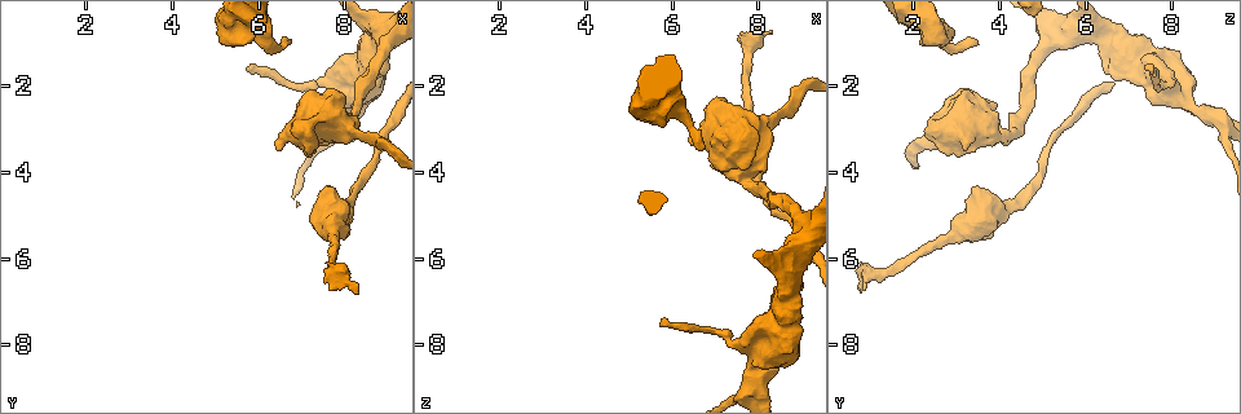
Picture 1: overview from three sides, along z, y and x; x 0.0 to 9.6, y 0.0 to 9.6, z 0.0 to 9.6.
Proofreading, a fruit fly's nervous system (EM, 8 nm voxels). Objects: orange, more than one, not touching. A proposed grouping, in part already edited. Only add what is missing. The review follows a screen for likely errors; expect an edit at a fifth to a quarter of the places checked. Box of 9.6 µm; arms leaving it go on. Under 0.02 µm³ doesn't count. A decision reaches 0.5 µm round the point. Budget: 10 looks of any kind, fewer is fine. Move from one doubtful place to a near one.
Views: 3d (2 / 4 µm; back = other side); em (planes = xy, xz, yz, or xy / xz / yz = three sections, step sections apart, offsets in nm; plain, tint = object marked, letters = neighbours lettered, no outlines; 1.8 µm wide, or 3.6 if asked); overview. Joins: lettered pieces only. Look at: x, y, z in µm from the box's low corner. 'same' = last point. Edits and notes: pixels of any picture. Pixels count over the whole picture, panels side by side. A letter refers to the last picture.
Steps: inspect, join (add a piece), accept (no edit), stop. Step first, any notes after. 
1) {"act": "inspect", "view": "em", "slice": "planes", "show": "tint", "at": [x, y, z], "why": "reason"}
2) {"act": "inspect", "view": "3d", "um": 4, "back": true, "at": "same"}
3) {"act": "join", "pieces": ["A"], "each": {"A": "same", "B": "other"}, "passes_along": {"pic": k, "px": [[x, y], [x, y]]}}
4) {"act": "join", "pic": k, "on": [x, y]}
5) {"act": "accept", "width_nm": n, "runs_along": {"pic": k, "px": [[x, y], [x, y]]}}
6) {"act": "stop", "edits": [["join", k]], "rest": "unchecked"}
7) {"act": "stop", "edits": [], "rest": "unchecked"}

{"act": "inspect", "view": "em", "slice": "planes", "show": "letters", "at": [8.35, 2.70, 8.70], "why": "free end"}

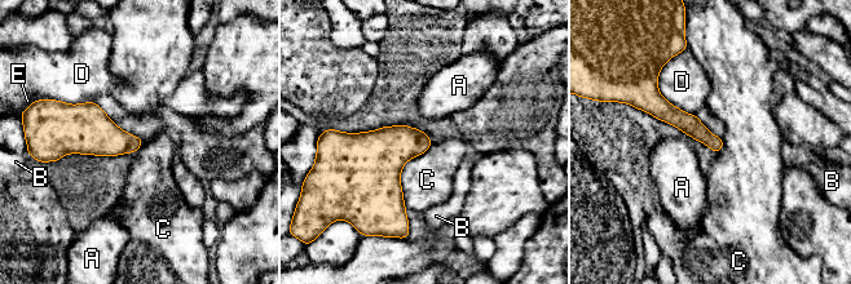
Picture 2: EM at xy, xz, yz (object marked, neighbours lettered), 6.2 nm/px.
{"act": "accept", "longest_contact_nm": ["C", 440], "each": {"A": "other", "B": "other", "C": "other", "D": "other", "E": "other"}, "border": {"pic": 2, "px": [[432, 142], [401, 169], [405, 208]]}, "found": "no lettered piece goes on from it"}

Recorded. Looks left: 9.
{"act": "inspect", "view": "3d", "um": 2, "at": [6.70, 1.00, 3.45]}

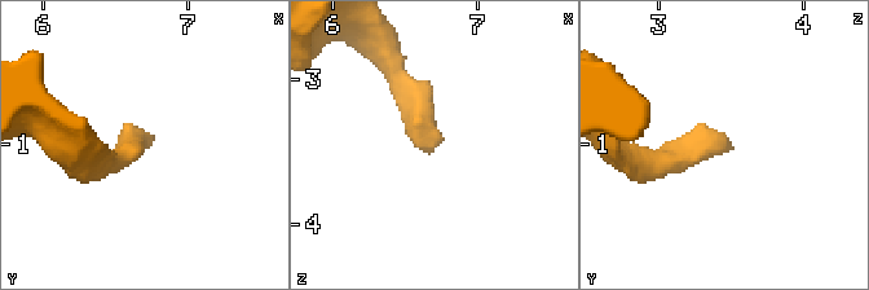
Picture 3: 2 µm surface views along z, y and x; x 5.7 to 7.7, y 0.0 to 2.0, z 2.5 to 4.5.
{"act": "inspect", "view": "em", "slice": "planes", "show": "tint", "at": [6.74, 0.94, 3.42], "why": "need the tissue"}

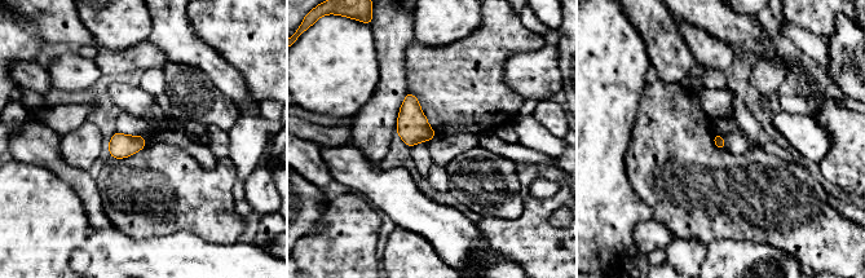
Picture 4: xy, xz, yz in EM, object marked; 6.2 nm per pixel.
{"act": "inspect", "view": "em", "slice": "planes", "show": "letters", "at": "same", "why": "see the neighbours"}

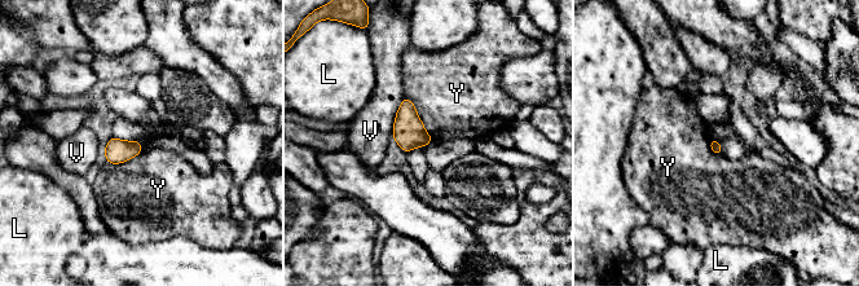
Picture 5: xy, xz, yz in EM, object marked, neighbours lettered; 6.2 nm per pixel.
{"act": "accept", "each": {"L": "other", "V": "other", "Y": "other"}, "border": {"pic": 5, "px": [[404, 96], [432, 139]]}, "found": "none of them fits"}

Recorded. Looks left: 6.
{"act": "inspect", "view": "em", "um": 3.6, "slice": "planes", "show": "letters", "at": [8.30, 6.85, 0.80], "why": "branch stops here"}

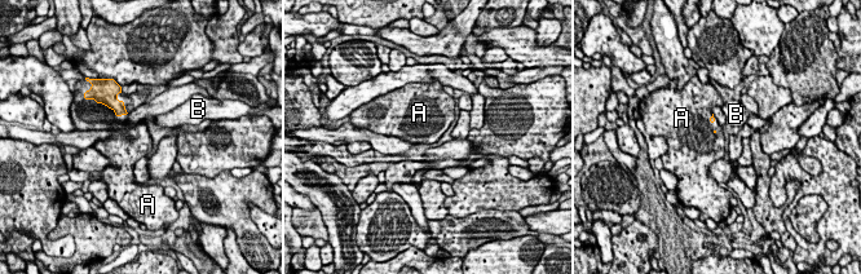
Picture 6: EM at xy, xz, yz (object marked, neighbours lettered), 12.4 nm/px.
{"act": "join", "pieces": ["A"], "each": {"A": "same", "B": "other"}, "passes_along": {"pic": 6, "px": [[107, 96], [115, 114], [96, 116]]}, "found": "the cell continues"}

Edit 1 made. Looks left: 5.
{"act": "inspect", "view": "em", "slice": "planes", "show": "letters", "at": [9.00, 0.95, 5.15], "why": "arms part here"}

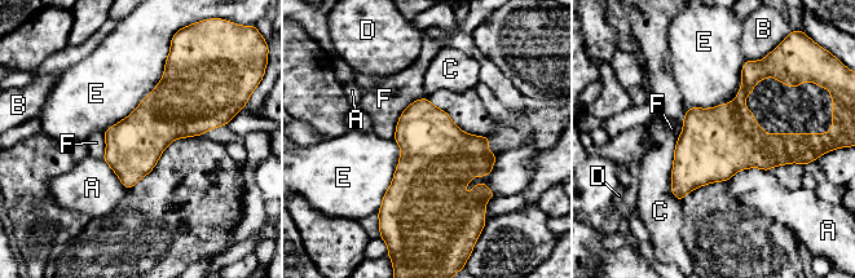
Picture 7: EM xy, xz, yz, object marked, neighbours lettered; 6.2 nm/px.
{"act": "accept", "each": {"A": "other", "B": "other", "C": "other", "D": "other", "E": "other", "F": "other"}, "border": {"pic": 7, "px": [[170, 52], [158, 84], [104, 132]]}, "found": "no lettered piece goes on from it"}

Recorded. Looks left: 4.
{"act": "stop", "edits": [["join", 6]], "rest": "unchecked"}

